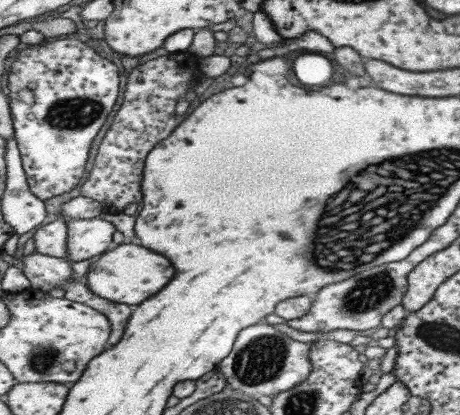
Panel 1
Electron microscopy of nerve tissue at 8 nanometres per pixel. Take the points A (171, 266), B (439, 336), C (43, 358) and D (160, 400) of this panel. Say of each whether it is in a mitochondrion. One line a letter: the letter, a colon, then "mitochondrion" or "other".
A: other
B: mitochondrion
C: mitochondrion
D: other

